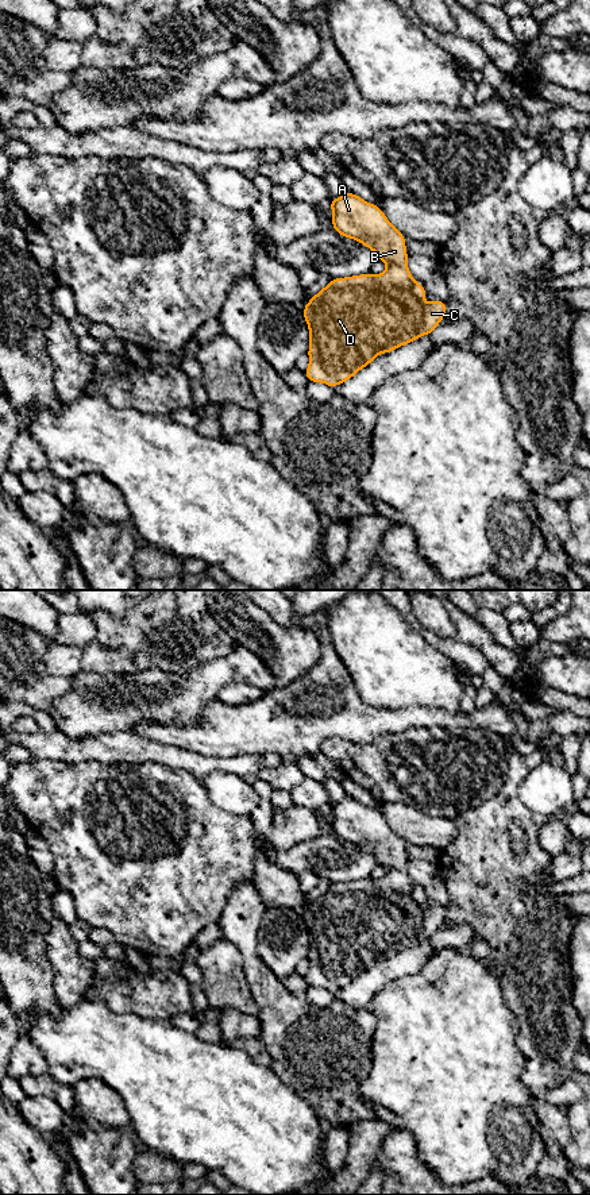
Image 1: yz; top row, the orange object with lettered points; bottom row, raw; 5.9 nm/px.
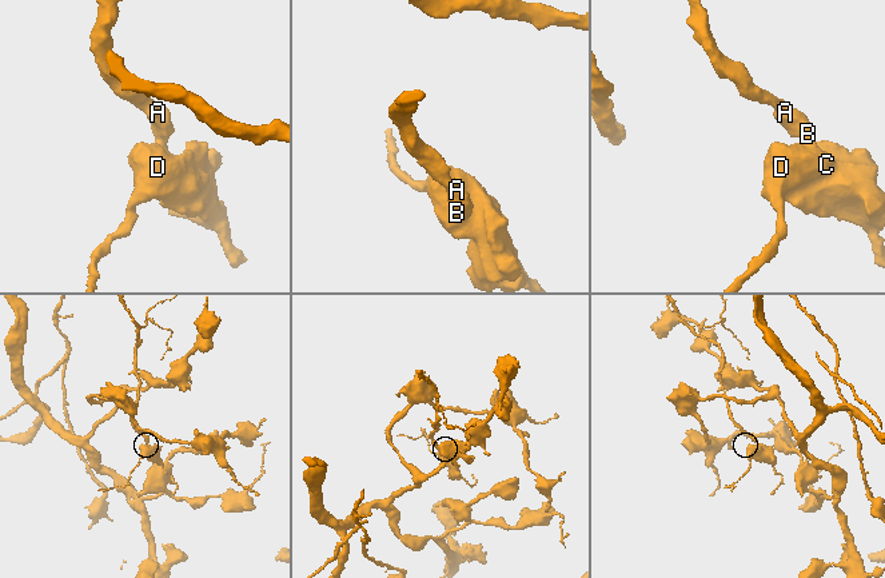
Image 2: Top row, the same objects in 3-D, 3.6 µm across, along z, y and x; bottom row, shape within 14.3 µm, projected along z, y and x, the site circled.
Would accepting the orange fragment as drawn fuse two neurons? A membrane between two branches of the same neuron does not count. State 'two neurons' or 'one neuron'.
one neuron

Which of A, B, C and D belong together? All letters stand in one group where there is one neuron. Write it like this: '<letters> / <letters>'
A B C D

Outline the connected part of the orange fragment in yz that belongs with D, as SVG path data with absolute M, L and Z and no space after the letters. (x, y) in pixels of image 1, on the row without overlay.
M348 795L329 807L332 833L373 855L389 872L377 880L366 878L332 883L302 914L309 932L309 972L304 978L309 987L323 987L333 994L370 970L377 960L432 938L447 920L447 909L439 903L432 909L424 907L427 895L413 886L408 875L405 841L390 829L378 810Z

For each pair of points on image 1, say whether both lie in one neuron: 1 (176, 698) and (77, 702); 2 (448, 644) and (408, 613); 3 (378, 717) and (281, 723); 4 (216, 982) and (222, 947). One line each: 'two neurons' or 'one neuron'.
1: one neuron
2: one neuron
3: one neuron
4: one neuron

